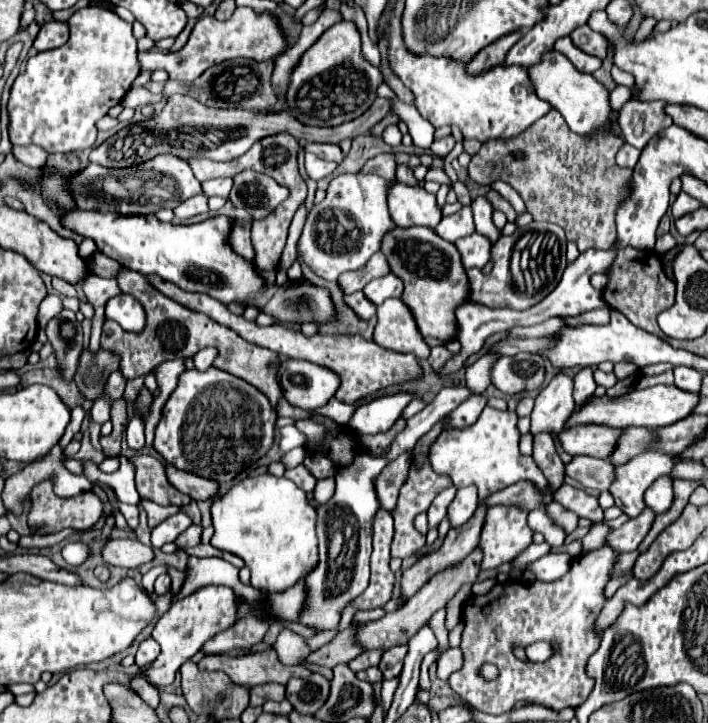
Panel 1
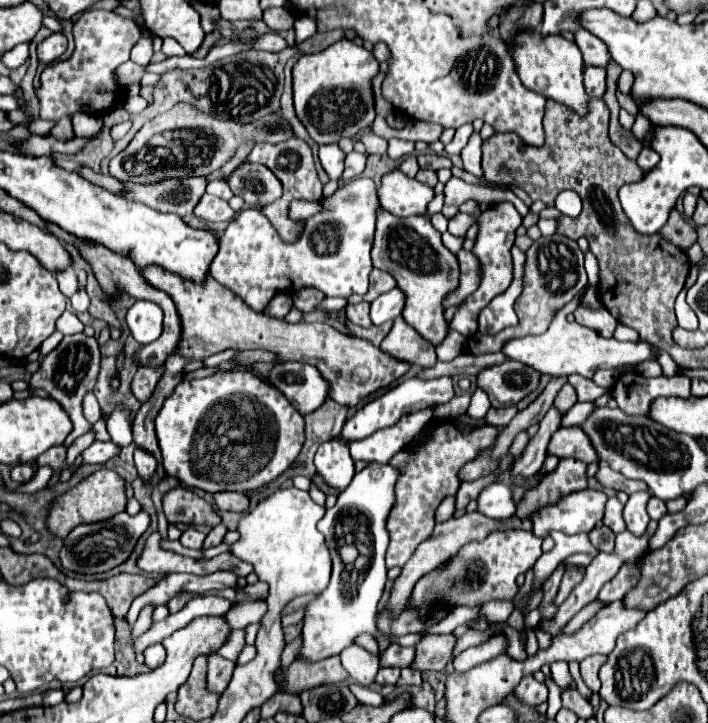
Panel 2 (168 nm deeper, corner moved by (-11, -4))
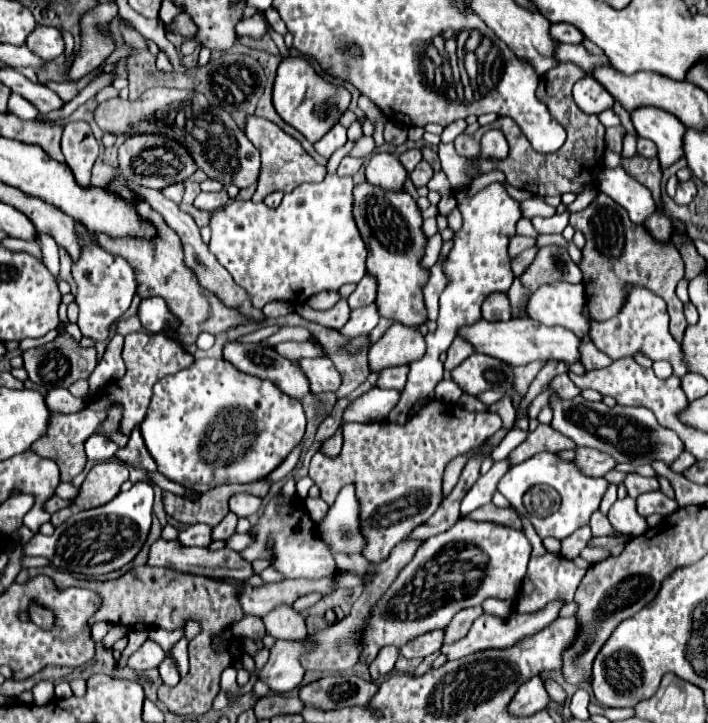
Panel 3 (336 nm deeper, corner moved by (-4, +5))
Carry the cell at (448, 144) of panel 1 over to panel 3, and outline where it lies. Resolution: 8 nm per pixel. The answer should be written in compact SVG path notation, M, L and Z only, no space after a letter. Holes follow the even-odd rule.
M458 119L458 121L450 123L450 125L442 131L442 135L440 135L442 143L452 143L464 129L466 129L466 121L464 121L464 119Z

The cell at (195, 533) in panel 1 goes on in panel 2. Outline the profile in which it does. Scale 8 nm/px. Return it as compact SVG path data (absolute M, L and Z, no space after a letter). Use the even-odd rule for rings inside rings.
M215 526L215 528L211 528L211 532L207 534L207 538L205 538L205 542L203 542L203 548L211 548L211 546L217 546L217 544L221 544L221 540L223 540L223 536L225 536L225 532L227 532L227 528L225 526Z

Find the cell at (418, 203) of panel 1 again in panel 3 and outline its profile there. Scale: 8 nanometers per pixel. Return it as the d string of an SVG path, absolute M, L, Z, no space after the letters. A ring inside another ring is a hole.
M378 151L372 153L368 163L366 163L366 181L372 185L378 185L386 191L400 191L406 179L406 169L402 167L402 163L398 161L396 155L386 153L386 151Z

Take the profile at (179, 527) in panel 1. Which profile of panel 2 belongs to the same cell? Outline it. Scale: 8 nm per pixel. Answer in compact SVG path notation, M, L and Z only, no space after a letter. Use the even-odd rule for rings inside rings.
M185 528L183 534L181 534L181 538L179 538L179 542L185 548L195 548L195 550L201 548L203 540L205 540L205 534L201 530L197 530L197 528Z

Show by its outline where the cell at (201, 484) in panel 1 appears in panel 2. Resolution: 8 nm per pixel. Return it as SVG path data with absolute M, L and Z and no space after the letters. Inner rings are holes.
M215 492L213 494L213 500L215 500L215 506L219 510L233 510L233 512L243 512L247 506L249 506L249 500L245 494L239 494L239 492Z

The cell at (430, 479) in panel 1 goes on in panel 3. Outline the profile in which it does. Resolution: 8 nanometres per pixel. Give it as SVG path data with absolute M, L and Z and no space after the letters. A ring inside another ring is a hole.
M430 401L406 423L346 423L342 427L342 451L336 459L316 453L310 461L310 479L320 489L320 497L332 505L340 489L348 483L356 487L360 499L360 529L366 539L364 557L380 563L404 541L420 523L434 515L442 503L444 467L462 453L482 445L502 427L496 413L472 413L458 403Z

